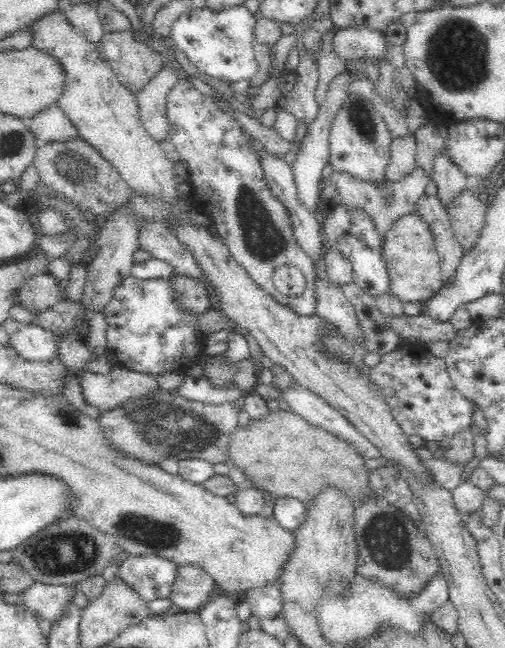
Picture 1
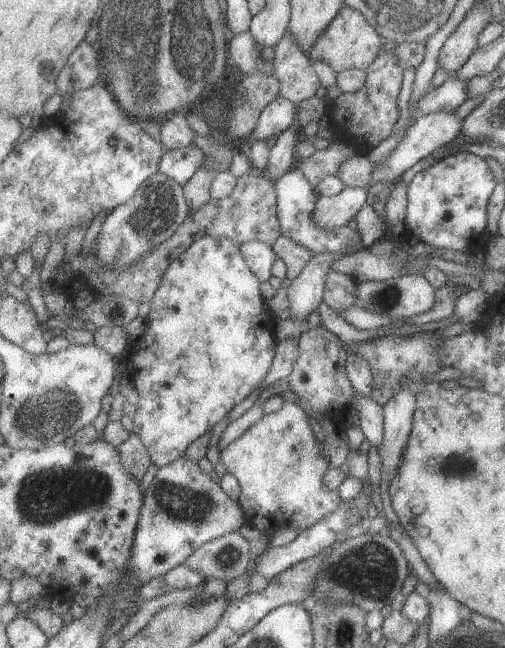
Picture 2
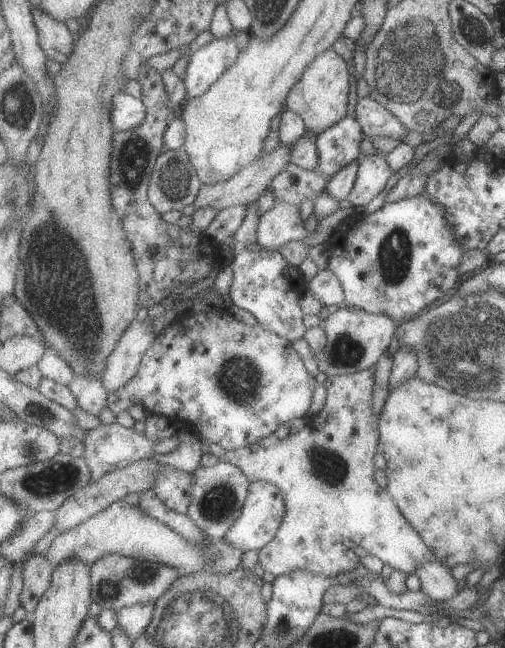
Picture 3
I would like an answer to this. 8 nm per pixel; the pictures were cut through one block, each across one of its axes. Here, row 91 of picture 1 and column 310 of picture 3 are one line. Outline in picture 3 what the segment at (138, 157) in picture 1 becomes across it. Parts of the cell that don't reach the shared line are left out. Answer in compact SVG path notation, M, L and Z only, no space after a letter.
M330 48L309 64L301 80L293 87L285 105L286 108L294 110L303 117L308 132L315 132L318 136L339 124L347 116L349 92L351 92L349 64L333 48Z

